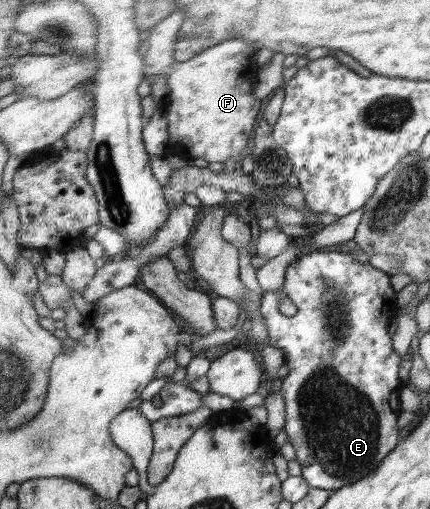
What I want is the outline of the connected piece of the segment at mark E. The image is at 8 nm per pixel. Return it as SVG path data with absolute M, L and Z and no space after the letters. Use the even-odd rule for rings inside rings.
M316 250L307 254L301 253L295 261L288 265L284 273L283 287L280 291L265 291L262 294L260 314L267 330L268 344L271 347L278 347L283 352L286 364L290 367L288 375L278 383L285 404L285 424L283 430L287 433L289 443L291 443L296 452L297 462L301 464L303 480L309 483L310 487L333 492L347 485L355 484L355 482L367 478L369 473L375 472L375 469L379 468L382 461L399 445L399 441L397 441L399 439L399 429L397 429L397 417L399 415L397 413L401 411L401 404L397 387L401 385L401 381L399 381L401 357L399 357L400 353L395 351L394 345L391 345L391 335L387 333L387 325L391 323L391 317L397 311L398 303L395 303L395 292L391 289L389 275L382 269L356 260L351 253ZM279 293L285 293L291 299L297 306L297 314L287 317L279 312L279 301L281 298Z

